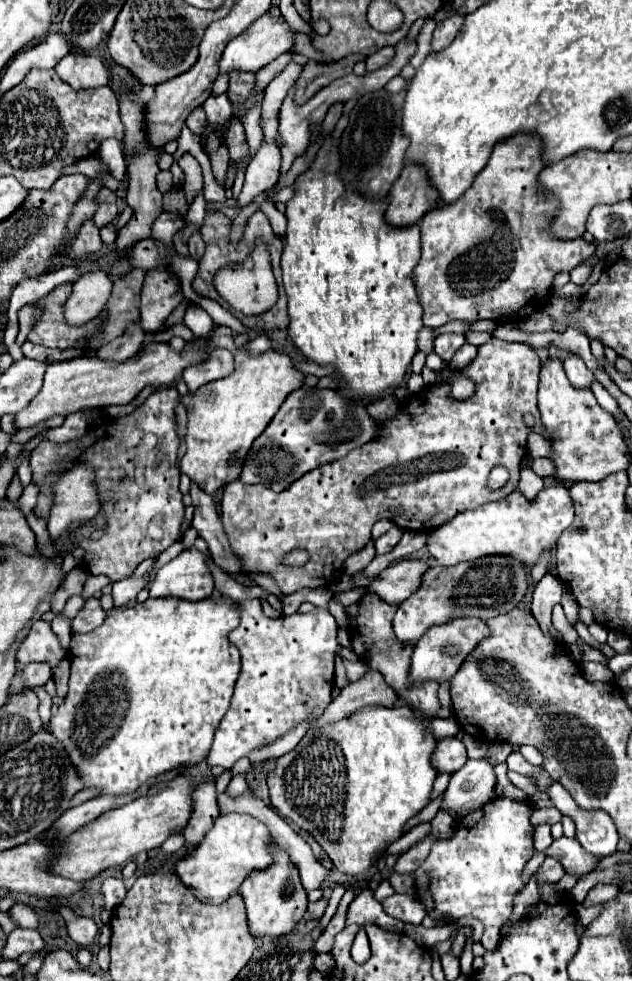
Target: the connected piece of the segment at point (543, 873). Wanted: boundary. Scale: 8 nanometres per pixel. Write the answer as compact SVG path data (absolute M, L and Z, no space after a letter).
M546 857L544 863L540 865L540 869L536 871L536 875L540 875L540 879L548 879L548 883L556 883L556 881L562 879L562 875L564 875L564 867L562 867L556 859Z

